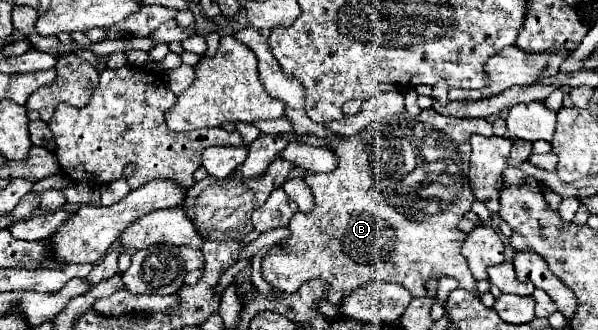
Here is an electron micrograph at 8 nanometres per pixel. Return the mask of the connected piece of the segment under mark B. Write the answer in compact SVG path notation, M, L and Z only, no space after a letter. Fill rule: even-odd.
M422 110L420 116L410 116L406 112L402 114L396 114L396 116L388 116L384 118L382 122L374 122L364 134L360 134L358 138L350 136L344 140L334 140L332 142L332 150L338 154L338 166L336 170L328 172L328 174L314 174L314 176L306 176L306 182L308 186L312 188L314 192L314 202L316 202L316 208L310 210L310 212L296 212L292 218L290 218L290 224L288 224L288 230L290 230L290 236L280 240L278 244L268 248L268 252L264 254L262 258L262 278L276 290L284 290L284 292L294 292L296 288L300 288L300 284L304 280L310 280L310 278L324 278L328 280L330 284L330 292L328 292L328 302L334 304L336 308L342 306L342 300L356 288L362 288L366 286L368 282L372 280L386 280L386 282L396 282L400 286L404 286L412 298L422 298L426 296L426 290L424 290L424 284L430 280L430 278L440 278L440 276L452 276L458 280L460 288L464 290L470 290L474 292L474 278L472 278L472 272L468 268L468 260L462 256L462 246L466 242L466 234L462 230L458 230L458 222L462 220L462 216L470 210L470 206L474 204L474 196L472 196L472 188L468 184L468 168L470 168L470 154L472 154L472 146L470 146L470 138L474 134L482 134L482 136L494 136L492 132L492 124L484 118L468 118L468 120L462 120L462 118L450 118L450 116L442 116L438 114L436 110Z

